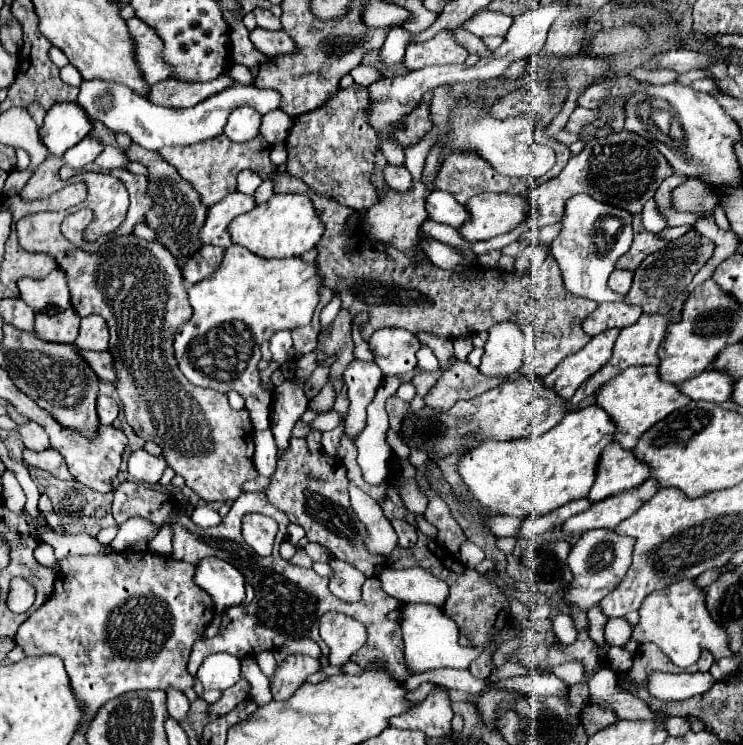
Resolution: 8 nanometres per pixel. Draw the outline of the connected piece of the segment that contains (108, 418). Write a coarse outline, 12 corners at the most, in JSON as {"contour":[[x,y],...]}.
{"contour":[[98,396],[98,418],[112,424],[118,404],[108,396]]}

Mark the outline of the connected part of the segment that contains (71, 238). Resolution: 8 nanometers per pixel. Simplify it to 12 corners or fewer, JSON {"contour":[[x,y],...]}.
{"contour":[[90,209],[70,214],[62,234],[84,252],[98,252],[104,239],[84,241],[84,228],[94,219]]}

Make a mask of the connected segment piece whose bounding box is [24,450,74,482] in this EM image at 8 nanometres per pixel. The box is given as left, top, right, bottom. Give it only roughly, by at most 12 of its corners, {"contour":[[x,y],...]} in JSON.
{"contour":[[26,450],[24,462],[66,482],[74,480],[56,450]]}

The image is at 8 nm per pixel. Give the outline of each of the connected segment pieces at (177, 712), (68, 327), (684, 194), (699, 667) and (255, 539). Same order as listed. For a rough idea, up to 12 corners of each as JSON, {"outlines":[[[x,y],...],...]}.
{"outlines":[[[168,688],[168,714],[180,722],[188,714],[188,698]],[[38,312],[34,332],[46,342],[72,344],[80,316]],[[688,178],[674,192],[682,212],[714,212],[720,196],[702,180]],[[703,650],[693,665],[693,672],[707,672],[714,662],[712,654]],[[250,514],[242,536],[260,556],[270,550],[276,520]]]}

